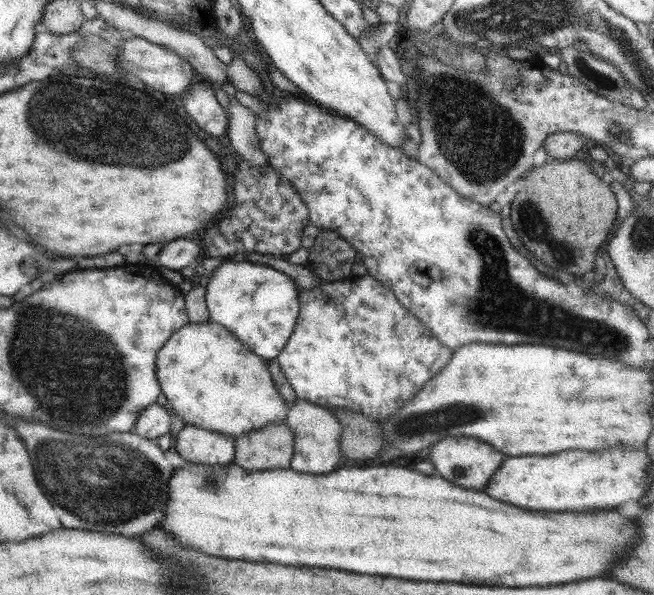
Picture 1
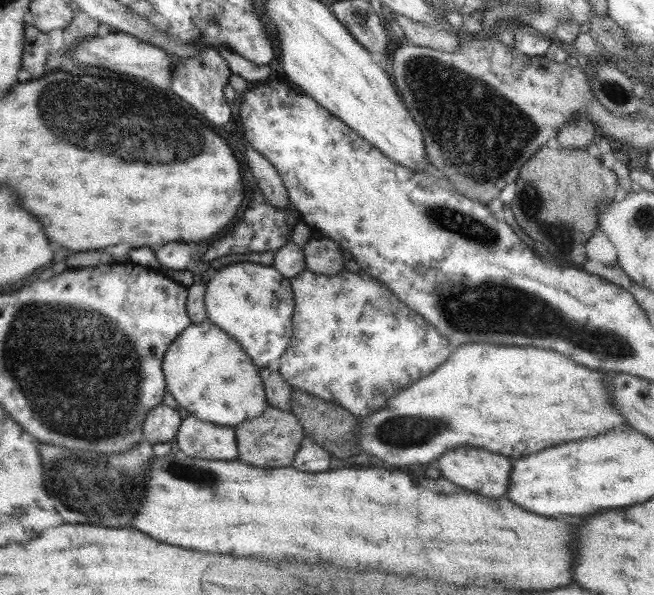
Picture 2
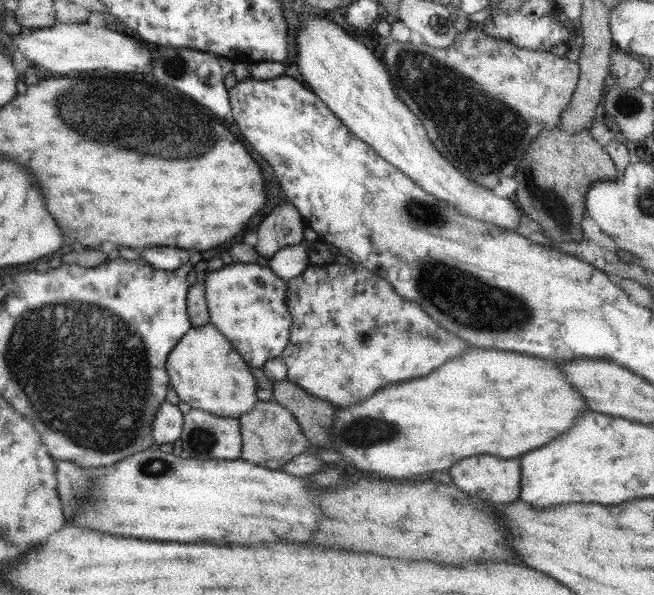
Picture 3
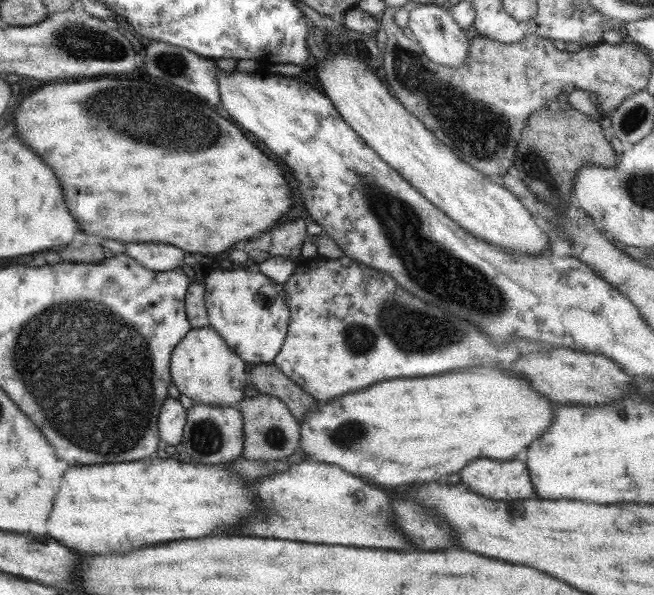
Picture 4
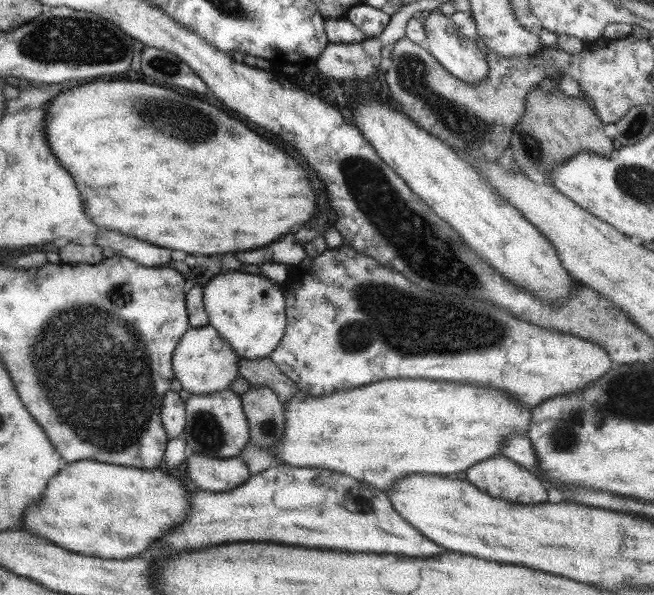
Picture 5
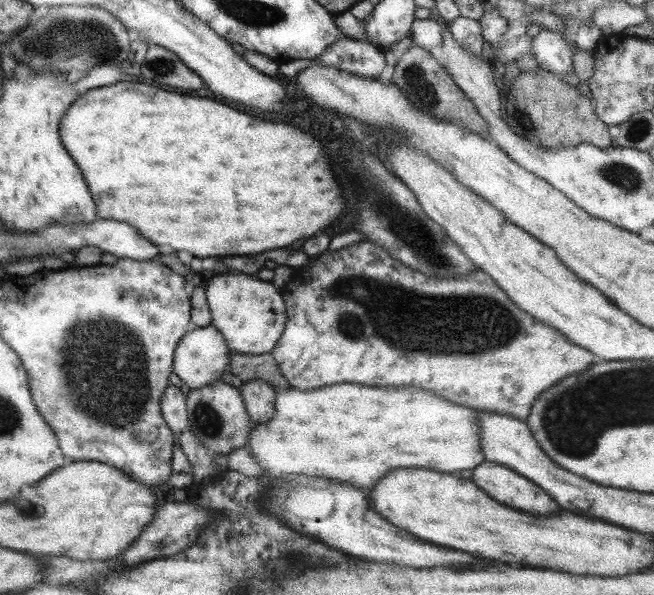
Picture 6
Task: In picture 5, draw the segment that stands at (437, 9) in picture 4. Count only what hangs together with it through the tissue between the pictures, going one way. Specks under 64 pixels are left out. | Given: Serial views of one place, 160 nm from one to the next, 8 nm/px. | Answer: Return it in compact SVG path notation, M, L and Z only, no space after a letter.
M438 11L424 13L423 32L425 33L425 50L435 61L441 65L452 77L462 80L464 83L472 85L485 78L487 74L485 56L475 40L471 40L457 32L457 29L451 22L450 16L444 16Z

